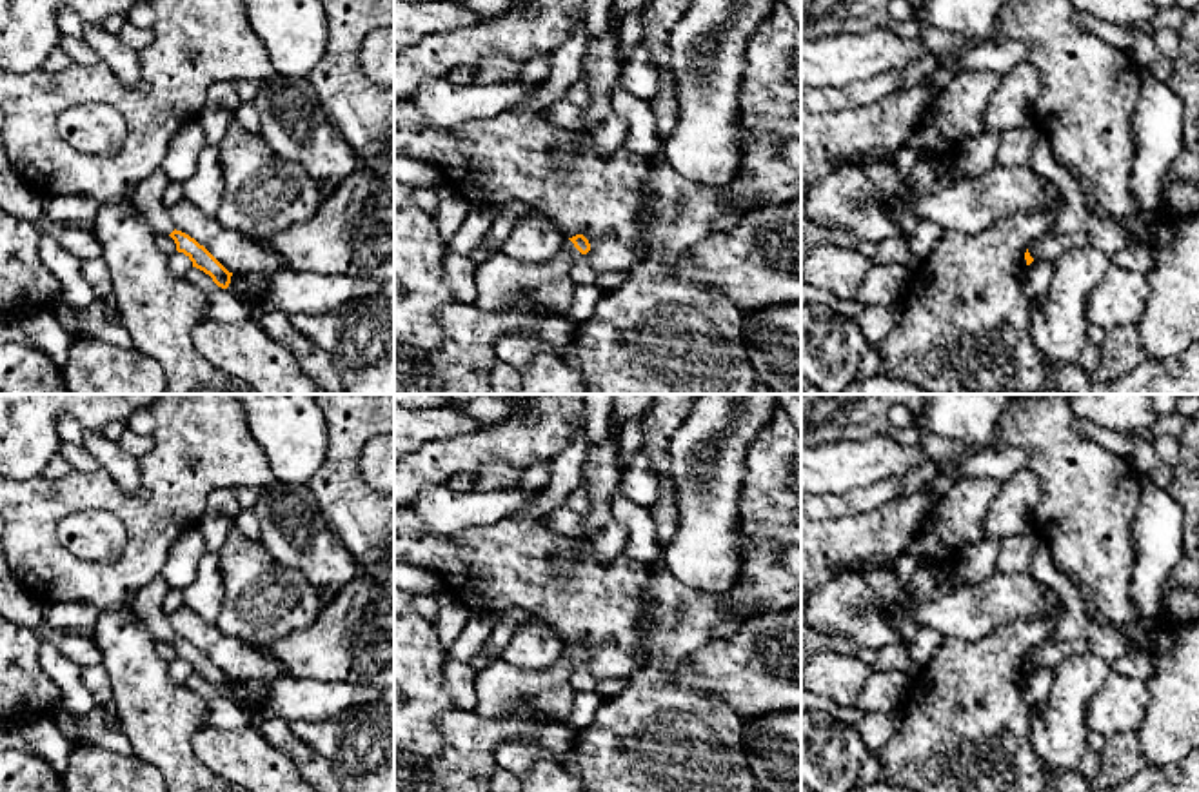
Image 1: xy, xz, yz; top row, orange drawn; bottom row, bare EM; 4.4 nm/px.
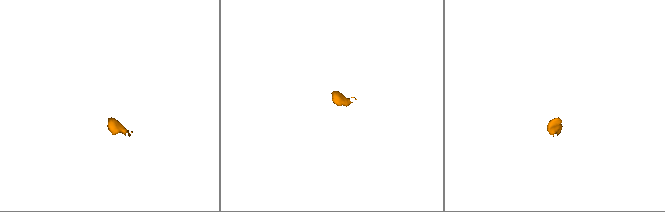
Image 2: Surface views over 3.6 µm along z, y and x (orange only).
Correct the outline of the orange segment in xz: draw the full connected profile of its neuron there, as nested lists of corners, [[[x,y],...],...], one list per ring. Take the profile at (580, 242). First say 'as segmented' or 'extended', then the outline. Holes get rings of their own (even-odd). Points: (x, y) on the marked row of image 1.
extended; [[[583,234],[565,240],[561,252],[549,263],[521,263],[496,251],[478,265],[474,303],[483,311],[496,312],[529,302],[536,312],[545,316],[567,316],[574,298],[569,267],[589,251],[590,243]]]

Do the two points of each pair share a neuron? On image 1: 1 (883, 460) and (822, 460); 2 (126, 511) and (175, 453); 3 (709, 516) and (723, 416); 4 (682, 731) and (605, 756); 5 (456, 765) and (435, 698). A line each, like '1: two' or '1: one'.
1: one
2: one
3: one
4: one
5: two

